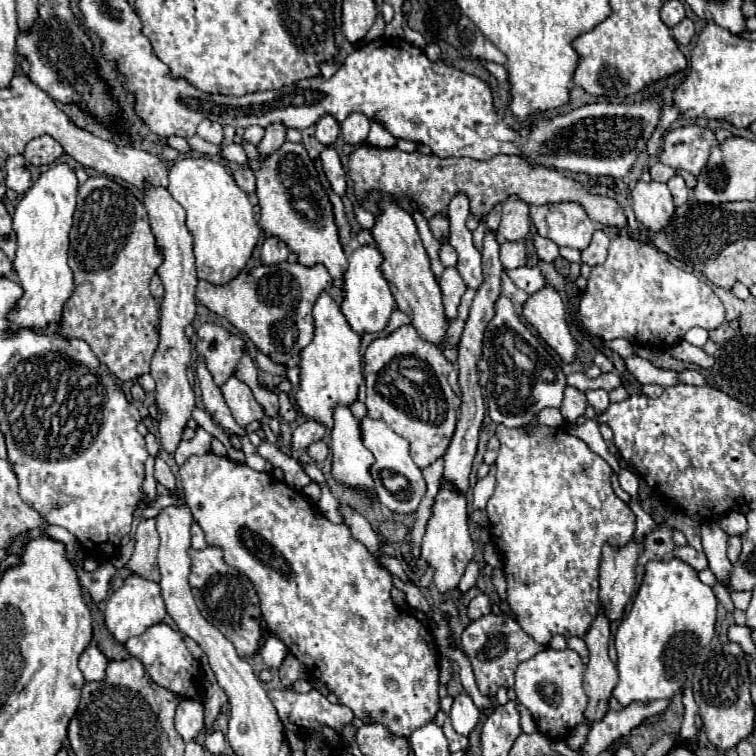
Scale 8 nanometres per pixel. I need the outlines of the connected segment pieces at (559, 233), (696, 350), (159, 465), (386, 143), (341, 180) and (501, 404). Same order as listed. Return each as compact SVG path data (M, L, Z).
M549 203L541 207L531 205L529 217L539 235L553 239L559 247L573 247L579 251L589 245L597 229L579 203Z
M679 341L673 349L671 349L671 355L679 361L687 361L687 363L695 363L703 369L711 367L715 363L715 359L711 355L707 355L701 347L695 347L695 345L689 345L687 341Z
M155 457L155 479L167 489L175 489L175 475L161 457Z
M371 119L371 131L369 131L367 143L373 147L395 147L397 139L385 129L385 125L381 121Z
M325 147L321 153L321 161L323 161L323 169L325 169L325 175L327 175L333 191L339 195L345 195L347 179L345 179L345 171L343 171L337 151L333 147Z
M499 295L497 301L495 301L495 315L485 329L481 351L483 351L483 357L489 363L489 381L487 381L487 387L485 387L485 399L487 399L489 417L495 423L503 423L505 427L523 427L531 419L535 419L539 411L543 411L547 407L555 407L555 409L561 407L563 391L567 387L567 377L565 377L561 365L553 357L549 357L545 345L537 337L533 337L533 333L521 323L519 315L515 313L511 301L505 295Z

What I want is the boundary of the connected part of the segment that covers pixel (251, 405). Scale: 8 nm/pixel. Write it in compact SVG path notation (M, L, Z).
M231 377L225 385L221 385L221 391L223 391L223 397L235 417L235 421L245 427L253 421L265 421L267 419L267 425L273 429L275 435L279 435L279 419L277 417L269 417L263 407L255 401L251 389L237 377Z

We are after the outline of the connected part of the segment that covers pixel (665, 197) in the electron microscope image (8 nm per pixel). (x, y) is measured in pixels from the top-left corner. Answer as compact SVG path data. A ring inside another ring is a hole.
M639 181L635 185L631 197L633 197L635 217L643 227L647 227L651 231L661 231L669 225L675 205L673 205L671 193L665 183Z

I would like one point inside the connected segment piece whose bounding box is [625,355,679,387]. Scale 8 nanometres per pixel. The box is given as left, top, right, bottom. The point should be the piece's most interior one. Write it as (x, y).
(644, 372)

